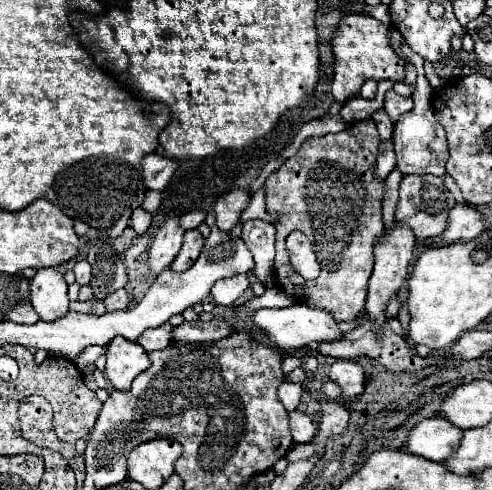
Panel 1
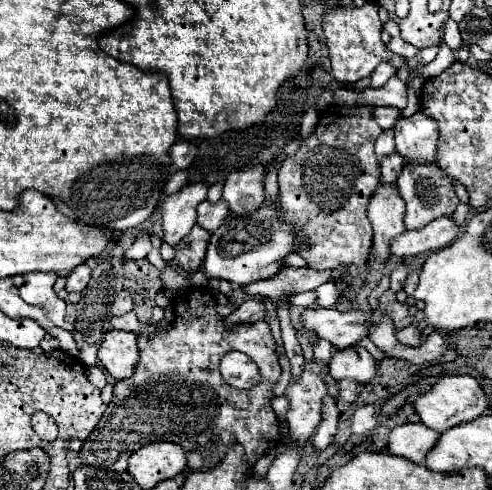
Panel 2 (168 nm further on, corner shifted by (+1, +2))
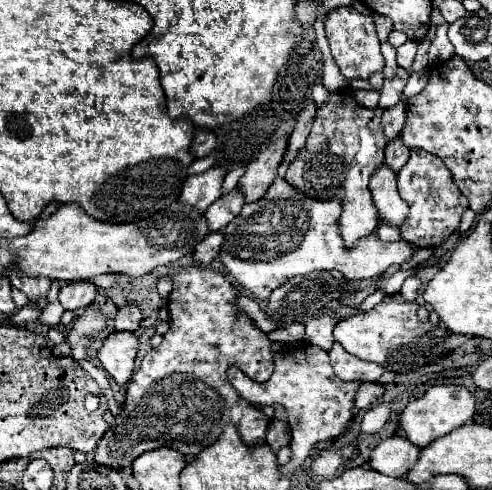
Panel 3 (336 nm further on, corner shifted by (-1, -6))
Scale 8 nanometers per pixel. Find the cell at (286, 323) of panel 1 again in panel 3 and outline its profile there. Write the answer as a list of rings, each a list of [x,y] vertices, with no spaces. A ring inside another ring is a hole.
[[[400,293],[386,295],[367,313],[359,313],[345,320],[341,320],[335,326],[335,340],[353,356],[371,360],[381,364],[383,368],[389,368],[391,372],[407,372],[413,366],[425,366],[435,364],[441,358],[447,358],[449,348],[445,346],[447,336],[451,334],[447,328],[439,328],[431,324],[429,320],[420,322],[417,316],[419,305],[416,302],[407,302]]]

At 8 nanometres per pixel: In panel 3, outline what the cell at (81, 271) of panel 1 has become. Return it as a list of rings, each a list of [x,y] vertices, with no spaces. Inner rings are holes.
[[[71,282],[71,284],[65,284],[61,286],[59,290],[59,302],[65,310],[79,310],[79,308],[85,308],[89,306],[93,300],[95,300],[95,286],[89,284],[89,282]]]

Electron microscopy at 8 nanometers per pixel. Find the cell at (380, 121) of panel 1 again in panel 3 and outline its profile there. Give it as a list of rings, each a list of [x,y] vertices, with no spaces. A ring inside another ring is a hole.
[[[399,100],[395,106],[383,110],[383,130],[389,140],[397,138],[405,124],[405,102]]]

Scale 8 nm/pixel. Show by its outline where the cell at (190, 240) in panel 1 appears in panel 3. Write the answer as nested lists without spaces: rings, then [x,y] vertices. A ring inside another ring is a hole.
[[[211,232],[207,236],[207,240],[203,240],[203,244],[197,244],[195,248],[195,260],[203,266],[207,266],[213,258],[217,258],[219,250],[221,250],[221,244],[223,244],[223,234],[221,232]]]

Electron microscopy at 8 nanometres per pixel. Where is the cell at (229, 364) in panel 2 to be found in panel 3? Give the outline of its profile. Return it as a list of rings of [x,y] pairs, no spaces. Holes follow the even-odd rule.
[[[297,344],[299,348],[289,348],[287,352],[275,354],[275,372],[273,376],[259,384],[247,378],[239,368],[231,368],[227,372],[231,384],[235,390],[241,392],[241,396],[254,405],[280,404],[287,410],[289,428],[291,428],[291,450],[293,456],[289,464],[281,466],[283,474],[293,474],[309,456],[313,446],[321,440],[335,440],[341,434],[349,430],[349,424],[353,420],[353,408],[355,408],[355,394],[359,388],[359,380],[355,382],[343,382],[335,376],[329,354],[313,344]]]

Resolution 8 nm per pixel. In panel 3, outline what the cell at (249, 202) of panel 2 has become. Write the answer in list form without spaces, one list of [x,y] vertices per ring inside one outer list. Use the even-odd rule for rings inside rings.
[[[289,136],[277,138],[271,142],[265,150],[259,152],[259,156],[247,166],[243,178],[239,180],[237,190],[245,194],[245,202],[255,202],[267,192],[271,180],[277,176],[277,168],[283,162],[283,156],[287,152],[287,140]]]

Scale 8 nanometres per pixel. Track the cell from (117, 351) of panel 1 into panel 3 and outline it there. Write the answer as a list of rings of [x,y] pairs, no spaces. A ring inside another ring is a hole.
[[[111,332],[99,350],[99,362],[117,384],[127,384],[133,374],[137,336],[133,332]]]

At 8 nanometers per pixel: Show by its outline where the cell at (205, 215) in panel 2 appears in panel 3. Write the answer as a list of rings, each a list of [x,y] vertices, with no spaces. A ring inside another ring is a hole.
[[[231,190],[229,194],[223,194],[219,200],[215,200],[205,214],[211,230],[223,230],[241,212],[243,204],[245,204],[245,198],[237,190]]]

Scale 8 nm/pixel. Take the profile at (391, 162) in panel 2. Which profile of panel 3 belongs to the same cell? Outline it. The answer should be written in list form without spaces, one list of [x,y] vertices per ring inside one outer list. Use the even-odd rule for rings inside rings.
[[[395,138],[385,148],[385,164],[389,164],[389,168],[393,168],[395,172],[399,172],[403,168],[405,160],[409,158],[409,152],[411,150],[399,138]]]

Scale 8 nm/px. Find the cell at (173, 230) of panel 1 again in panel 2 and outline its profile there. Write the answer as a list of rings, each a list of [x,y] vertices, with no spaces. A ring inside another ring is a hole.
[[[205,184],[185,186],[179,192],[165,198],[161,204],[163,212],[163,242],[169,246],[177,246],[179,240],[193,228],[197,218],[197,204],[207,198]]]

